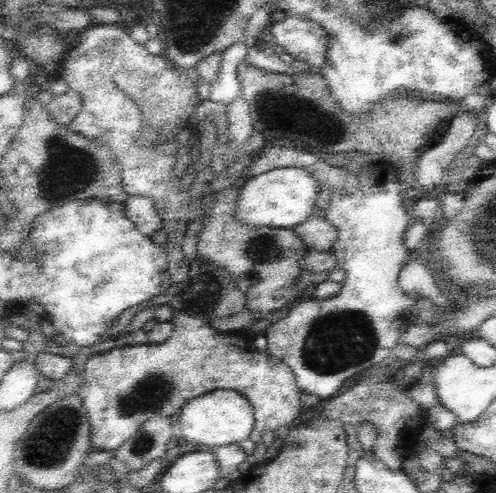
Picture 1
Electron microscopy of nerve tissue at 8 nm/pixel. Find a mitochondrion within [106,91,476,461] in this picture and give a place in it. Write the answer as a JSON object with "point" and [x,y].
{"point":[340,338]}

